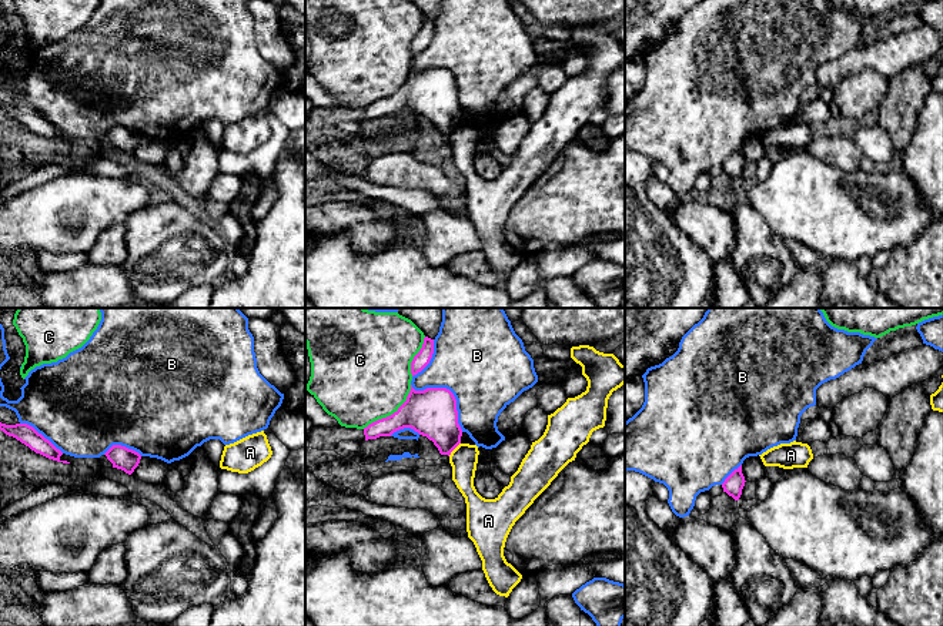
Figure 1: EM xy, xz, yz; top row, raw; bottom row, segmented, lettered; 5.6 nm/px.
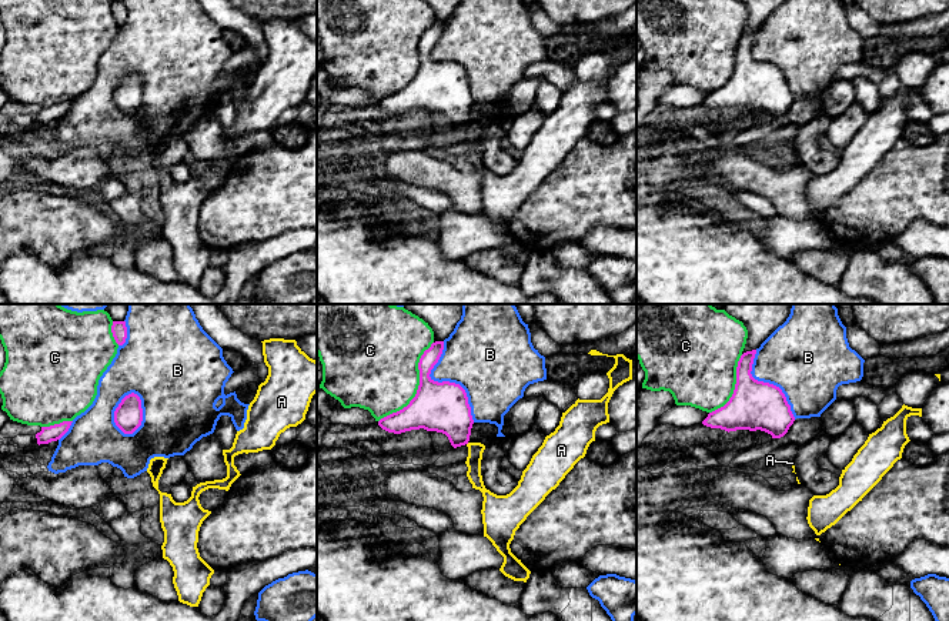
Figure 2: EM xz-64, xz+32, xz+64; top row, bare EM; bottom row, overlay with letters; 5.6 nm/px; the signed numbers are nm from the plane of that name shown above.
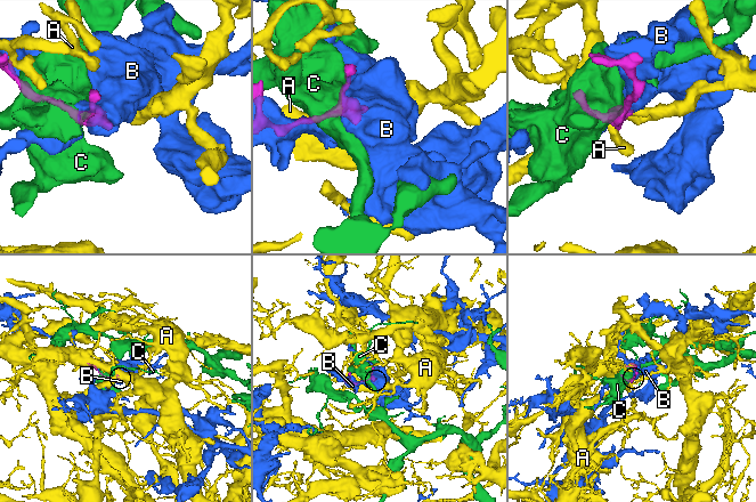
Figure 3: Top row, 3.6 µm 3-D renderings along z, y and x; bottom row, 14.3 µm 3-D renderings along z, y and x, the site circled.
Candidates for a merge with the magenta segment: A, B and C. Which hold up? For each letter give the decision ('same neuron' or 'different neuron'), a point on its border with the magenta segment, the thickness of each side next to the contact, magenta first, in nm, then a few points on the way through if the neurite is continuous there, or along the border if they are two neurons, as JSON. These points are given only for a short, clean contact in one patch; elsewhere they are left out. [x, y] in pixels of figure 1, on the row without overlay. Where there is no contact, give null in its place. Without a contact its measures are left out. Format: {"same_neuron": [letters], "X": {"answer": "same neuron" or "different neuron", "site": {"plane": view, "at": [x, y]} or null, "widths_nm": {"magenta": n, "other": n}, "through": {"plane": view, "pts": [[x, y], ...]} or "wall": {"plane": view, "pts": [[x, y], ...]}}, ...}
{"same_neuron": [], "A": {"answer": "different neuron", "site": {"plane": "xz", "at": [454, 129]}, "widths_nm": {"magenta": 280, "other": 160}}, "B": {"answer": "different neuron", "site": {"plane": "xz", "at": [450, 72]}, "widths_nm": {"magenta": 280, "other": 480}}, "C": {"answer": "different neuron", "site": {"plane": "xz", "at": [393, 94]}, "widths_nm": {"magenta": 280, "other": 480}}}

